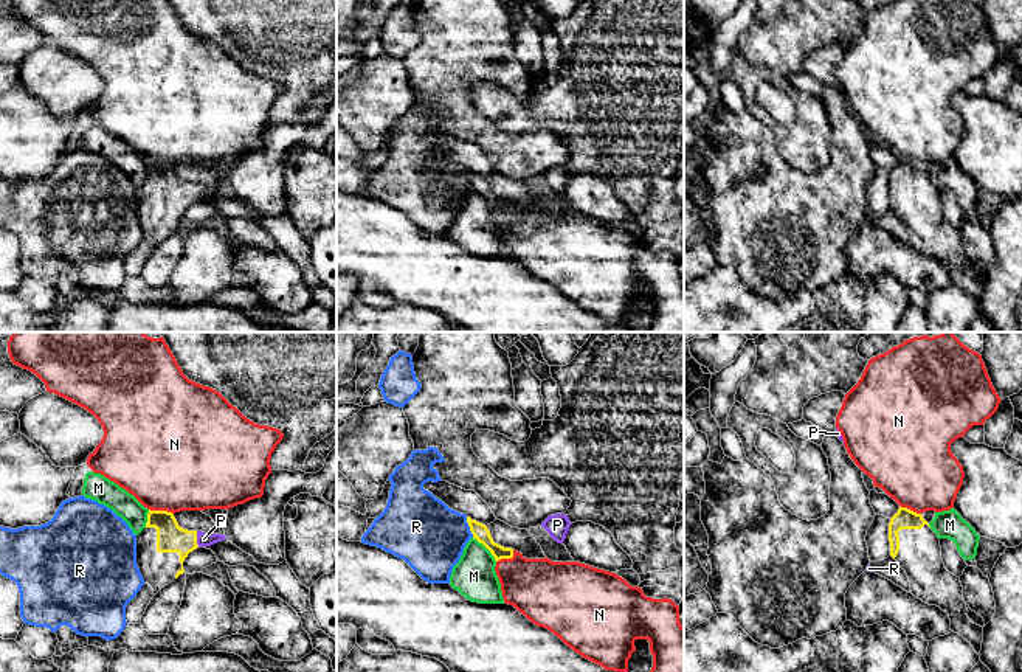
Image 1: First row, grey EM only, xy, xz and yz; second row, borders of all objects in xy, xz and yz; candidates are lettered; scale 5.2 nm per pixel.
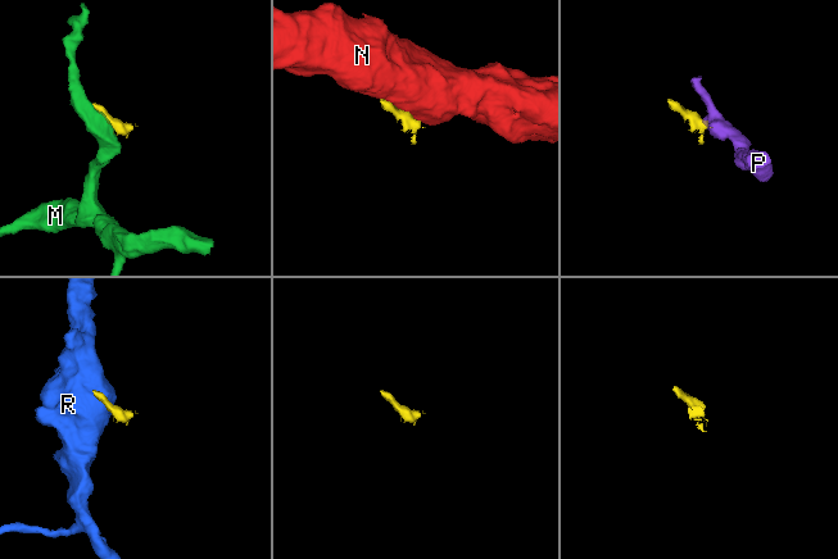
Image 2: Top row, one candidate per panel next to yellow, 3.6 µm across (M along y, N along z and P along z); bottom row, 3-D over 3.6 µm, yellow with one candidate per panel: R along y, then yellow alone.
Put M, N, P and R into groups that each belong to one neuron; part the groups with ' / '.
M / N / P / R

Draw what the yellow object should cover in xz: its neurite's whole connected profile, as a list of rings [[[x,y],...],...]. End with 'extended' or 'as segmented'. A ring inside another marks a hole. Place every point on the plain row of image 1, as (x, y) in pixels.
[[[467,169],[467,175],[470,178],[473,191],[476,191],[479,196],[482,196],[492,205],[492,208],[495,210],[496,214],[501,211],[513,210],[512,200],[504,200],[493,194],[490,183],[487,182],[485,177],[482,177],[476,172],[471,172],[470,169]]]; as segmented

